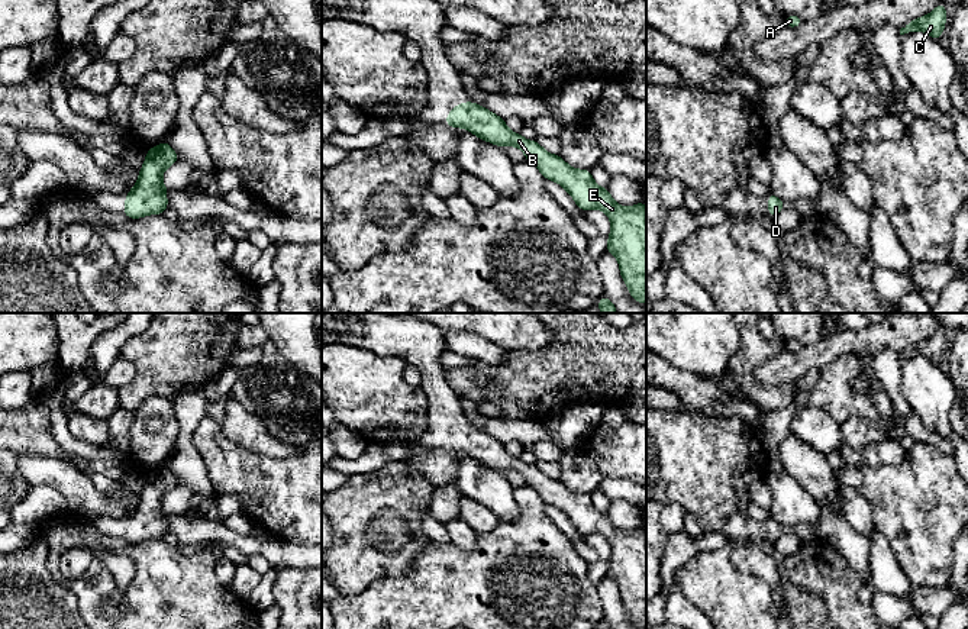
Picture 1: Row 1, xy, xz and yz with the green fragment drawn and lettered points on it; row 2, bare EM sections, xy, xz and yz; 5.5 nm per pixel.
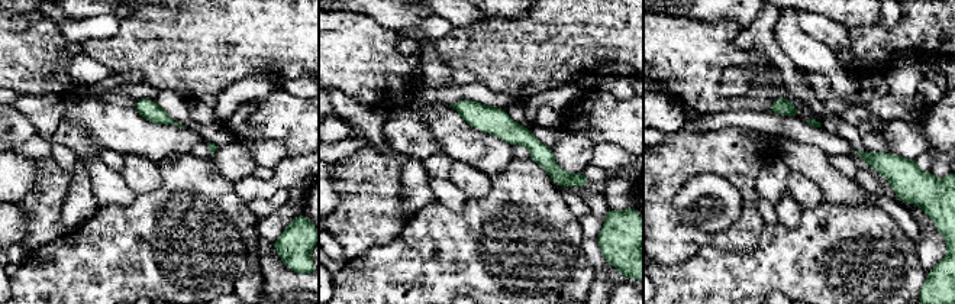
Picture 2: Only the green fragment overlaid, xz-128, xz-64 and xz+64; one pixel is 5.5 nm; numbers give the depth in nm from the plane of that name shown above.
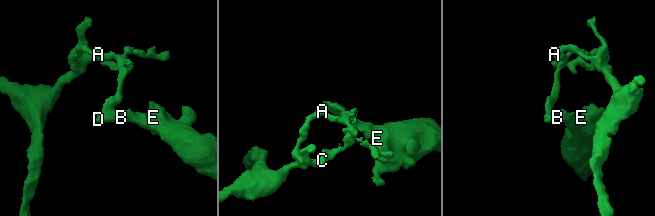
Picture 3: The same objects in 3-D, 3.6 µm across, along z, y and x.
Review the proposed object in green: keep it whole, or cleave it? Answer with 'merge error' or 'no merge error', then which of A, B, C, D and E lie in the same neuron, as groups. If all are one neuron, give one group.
no merge error | A B C D E

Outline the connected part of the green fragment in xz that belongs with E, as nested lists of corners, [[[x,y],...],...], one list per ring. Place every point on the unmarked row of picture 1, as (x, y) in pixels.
[[[467,426],[456,429],[446,441],[446,451],[464,452],[497,471],[517,471],[546,504],[562,510],[577,530],[587,536],[603,535],[612,549],[607,575],[619,587],[620,600],[630,620],[646,628],[646,532],[643,525],[632,532],[617,529],[607,513],[596,509],[590,494],[569,491],[559,480],[545,475],[538,465],[527,465],[512,457],[504,443],[485,432]]]

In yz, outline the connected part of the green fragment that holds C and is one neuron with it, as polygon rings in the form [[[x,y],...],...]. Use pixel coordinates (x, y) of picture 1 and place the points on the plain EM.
[[[939,328],[935,335],[927,341],[917,342],[913,346],[907,348],[904,352],[901,352],[900,359],[922,355],[930,359],[933,364],[939,365],[946,349],[945,338],[946,330],[943,328]]]

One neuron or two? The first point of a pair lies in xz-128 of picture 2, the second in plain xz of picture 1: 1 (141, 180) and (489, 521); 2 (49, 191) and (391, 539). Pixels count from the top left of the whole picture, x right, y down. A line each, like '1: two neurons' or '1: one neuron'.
1: one neuron
2: two neurons

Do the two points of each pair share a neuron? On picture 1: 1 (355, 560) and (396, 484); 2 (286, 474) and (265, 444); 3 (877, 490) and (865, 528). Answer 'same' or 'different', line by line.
1: same
2: different
3: different

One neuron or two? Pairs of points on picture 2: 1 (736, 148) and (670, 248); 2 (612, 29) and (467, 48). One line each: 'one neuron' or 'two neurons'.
1: one neuron
2: one neuron

